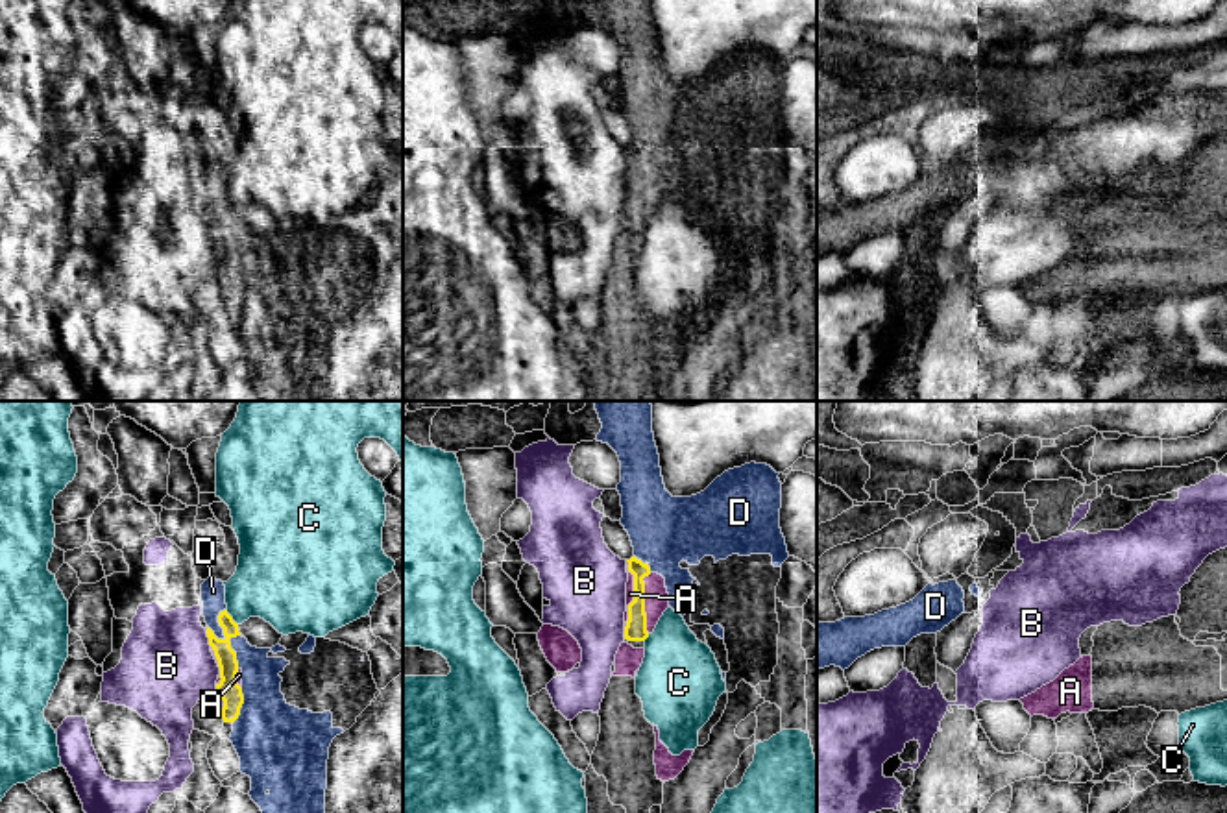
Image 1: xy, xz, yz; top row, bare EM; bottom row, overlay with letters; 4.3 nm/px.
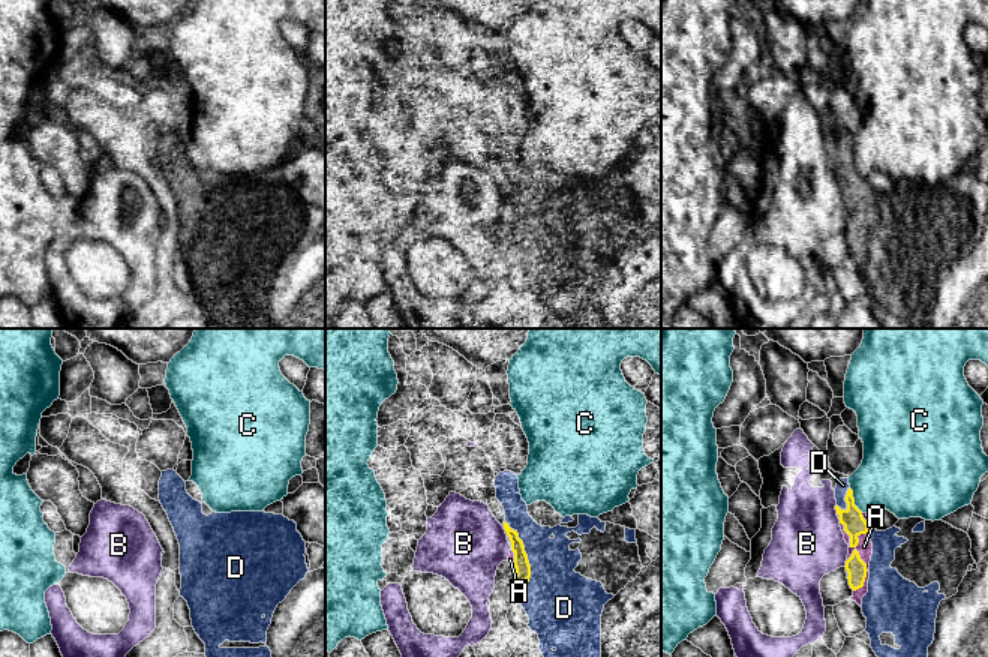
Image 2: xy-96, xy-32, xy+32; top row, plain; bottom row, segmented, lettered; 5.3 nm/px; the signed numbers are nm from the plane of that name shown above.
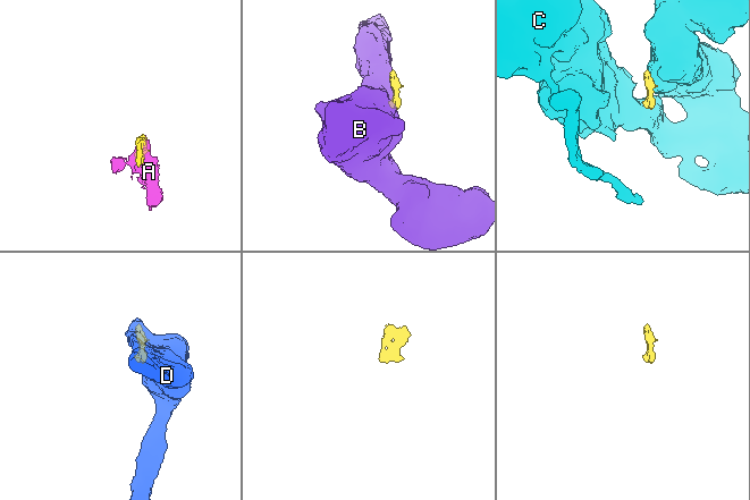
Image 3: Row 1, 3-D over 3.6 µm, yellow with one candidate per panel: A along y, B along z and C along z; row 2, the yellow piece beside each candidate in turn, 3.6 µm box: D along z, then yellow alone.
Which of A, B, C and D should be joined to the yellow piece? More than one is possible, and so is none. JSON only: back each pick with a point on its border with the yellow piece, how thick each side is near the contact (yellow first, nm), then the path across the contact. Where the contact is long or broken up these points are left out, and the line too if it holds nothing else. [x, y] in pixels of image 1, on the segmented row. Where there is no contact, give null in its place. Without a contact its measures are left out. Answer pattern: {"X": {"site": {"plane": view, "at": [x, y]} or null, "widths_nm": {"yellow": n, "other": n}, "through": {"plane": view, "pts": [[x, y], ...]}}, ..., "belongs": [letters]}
{"A": {"site": {"plane": "xz", "at": [636, 594]}, "widths_nm": {"yellow": 100, "other": 50}}, "D": {"site": {"plane": "xy", "at": [226, 638]}, "widths_nm": {"yellow": 100, "other": 110}}, "belongs": ["A", "D"]}

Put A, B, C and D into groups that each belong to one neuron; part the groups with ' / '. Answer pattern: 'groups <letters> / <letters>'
groups A D / B / C

